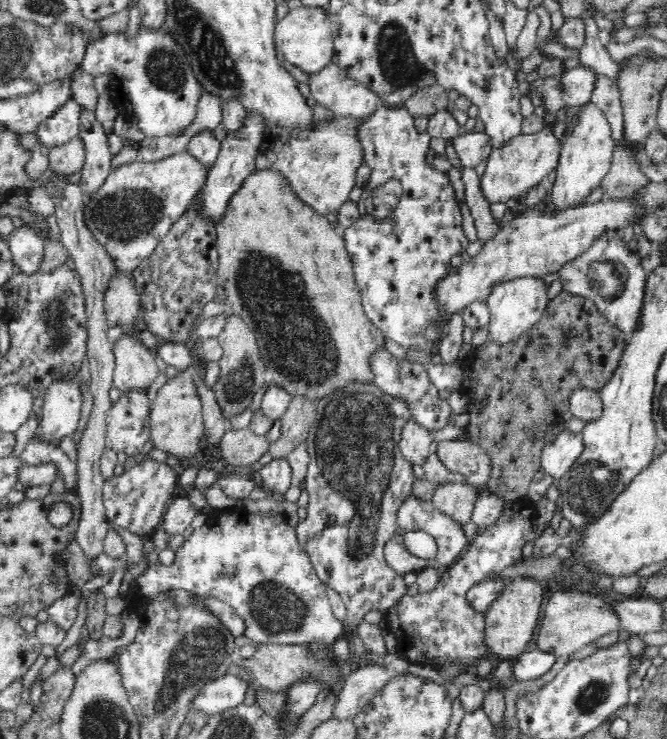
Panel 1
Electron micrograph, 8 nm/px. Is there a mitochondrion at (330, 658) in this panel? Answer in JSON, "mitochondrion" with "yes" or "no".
{"mitochondrion":"no"}

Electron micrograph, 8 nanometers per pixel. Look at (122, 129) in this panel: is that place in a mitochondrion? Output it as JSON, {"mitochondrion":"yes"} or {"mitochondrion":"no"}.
{"mitochondrion":"no"}

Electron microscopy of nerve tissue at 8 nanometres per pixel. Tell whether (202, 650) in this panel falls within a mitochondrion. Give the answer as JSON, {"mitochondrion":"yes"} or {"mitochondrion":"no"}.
{"mitochondrion":"yes"}

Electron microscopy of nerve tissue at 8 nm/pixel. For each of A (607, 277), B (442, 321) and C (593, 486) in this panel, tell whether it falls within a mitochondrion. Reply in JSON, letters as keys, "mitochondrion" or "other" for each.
{"A":"mitochondrion","B":"other","C":"mitochondrion"}

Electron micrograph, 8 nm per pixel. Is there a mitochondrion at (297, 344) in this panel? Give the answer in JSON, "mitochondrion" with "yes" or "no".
{"mitochondrion":"yes"}

